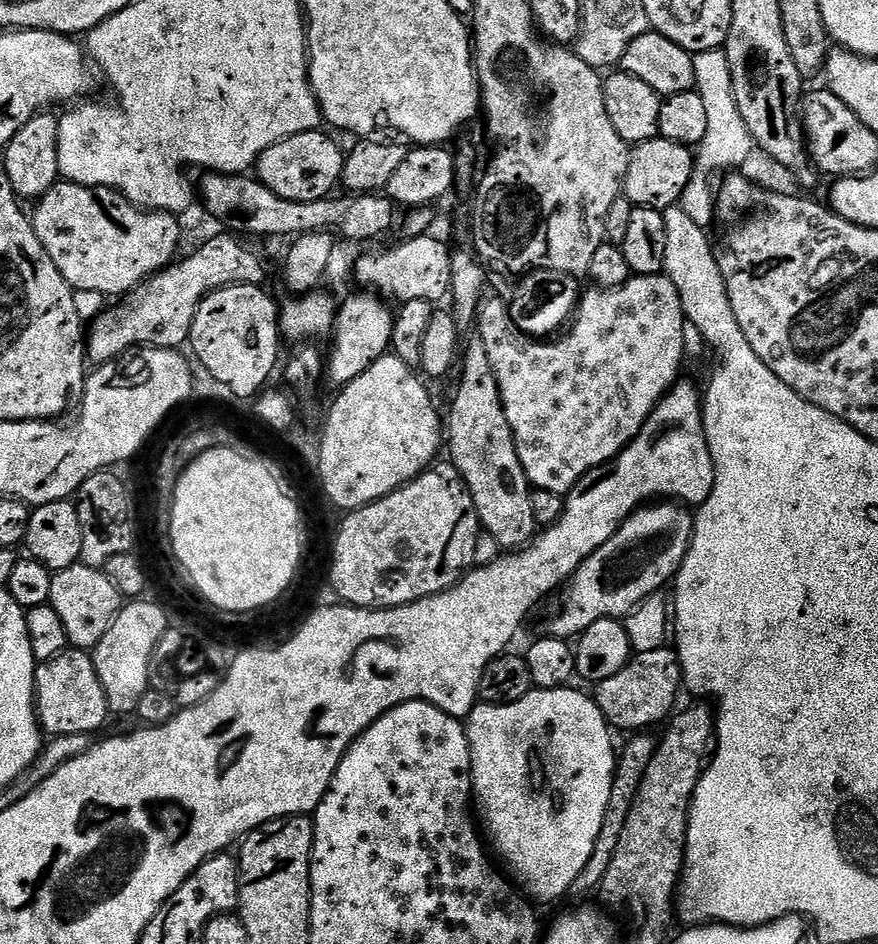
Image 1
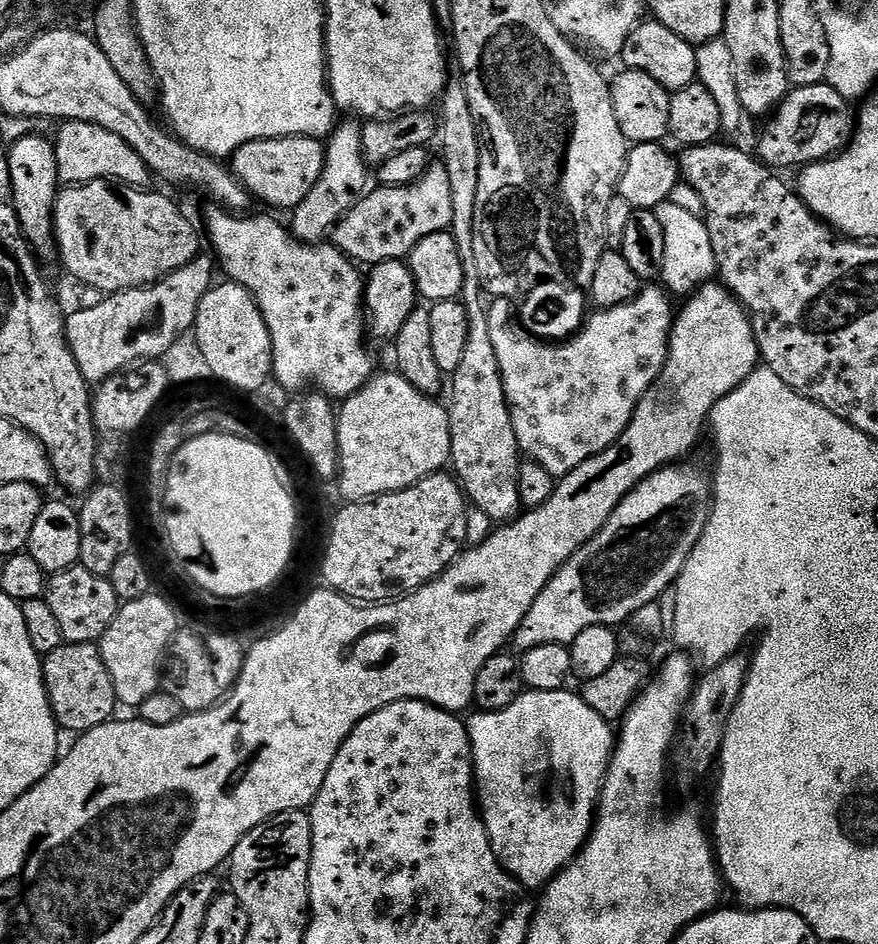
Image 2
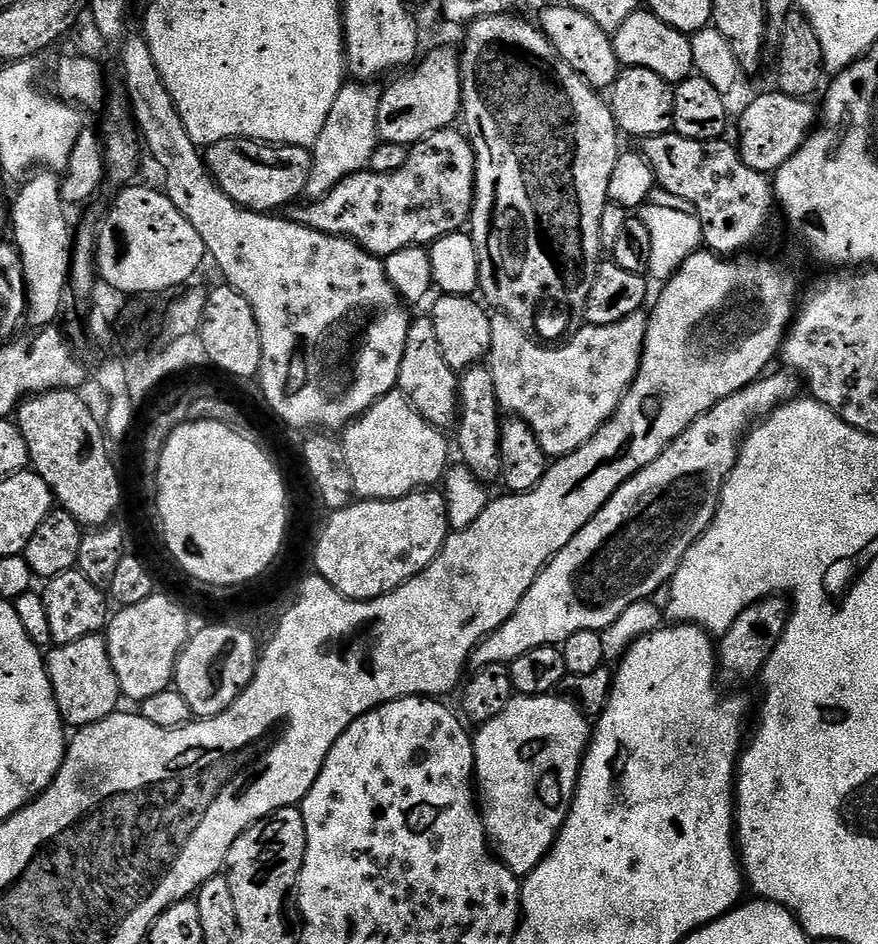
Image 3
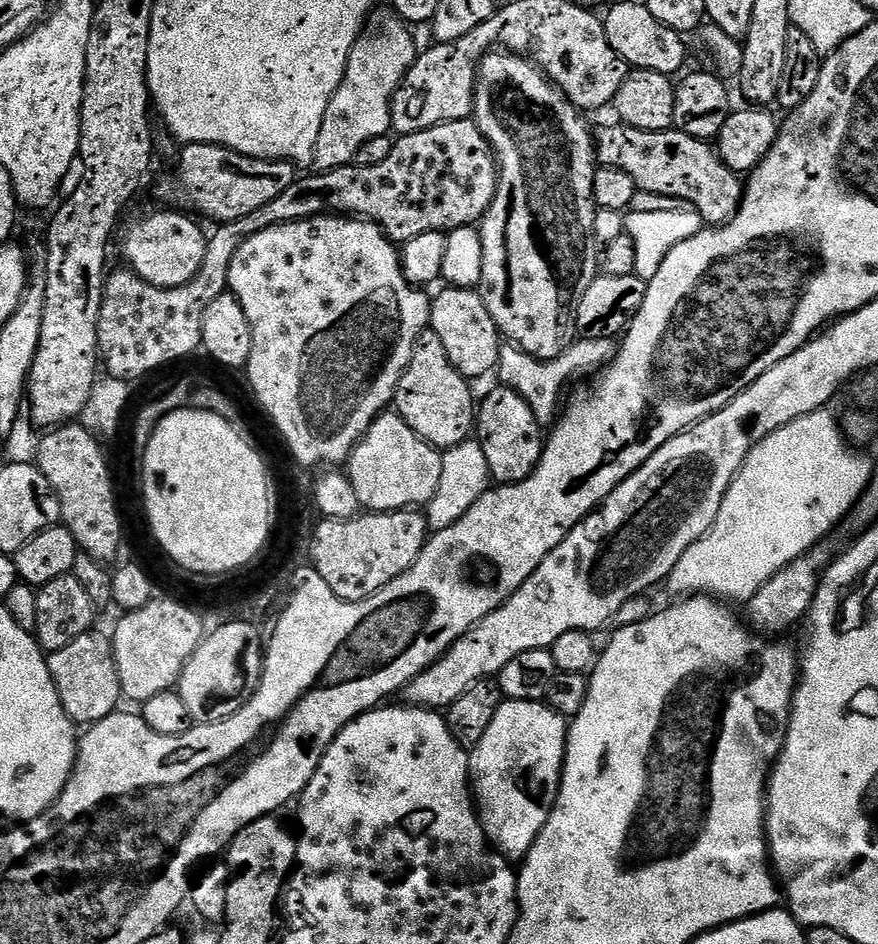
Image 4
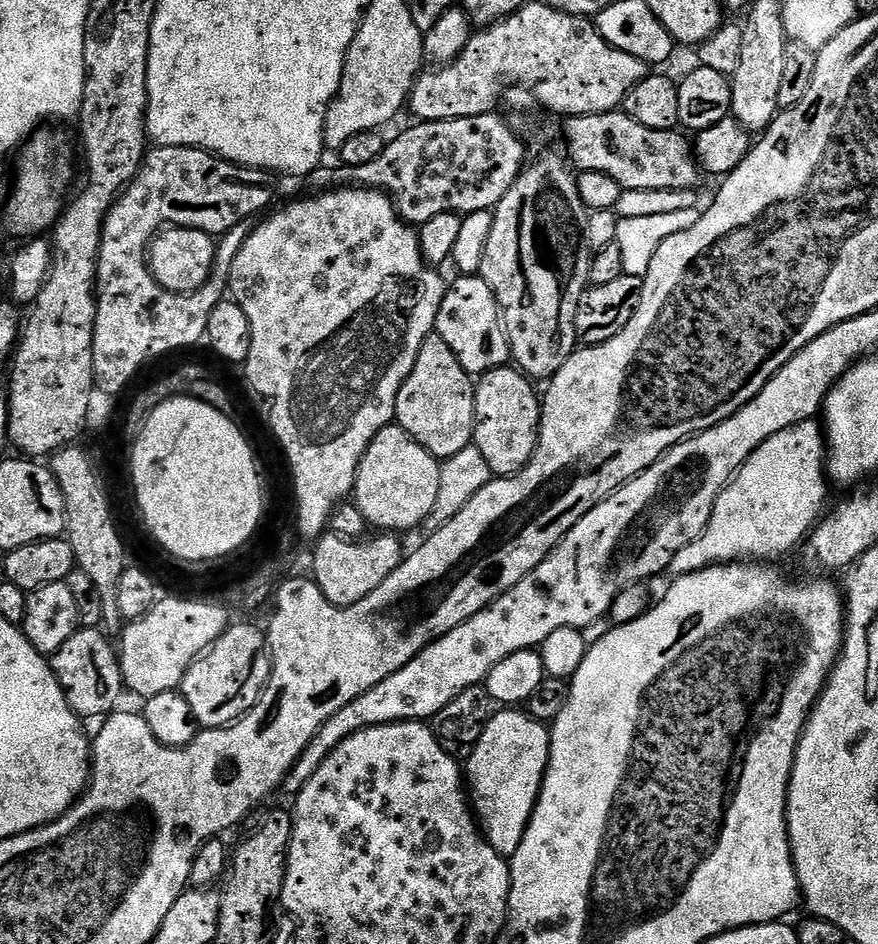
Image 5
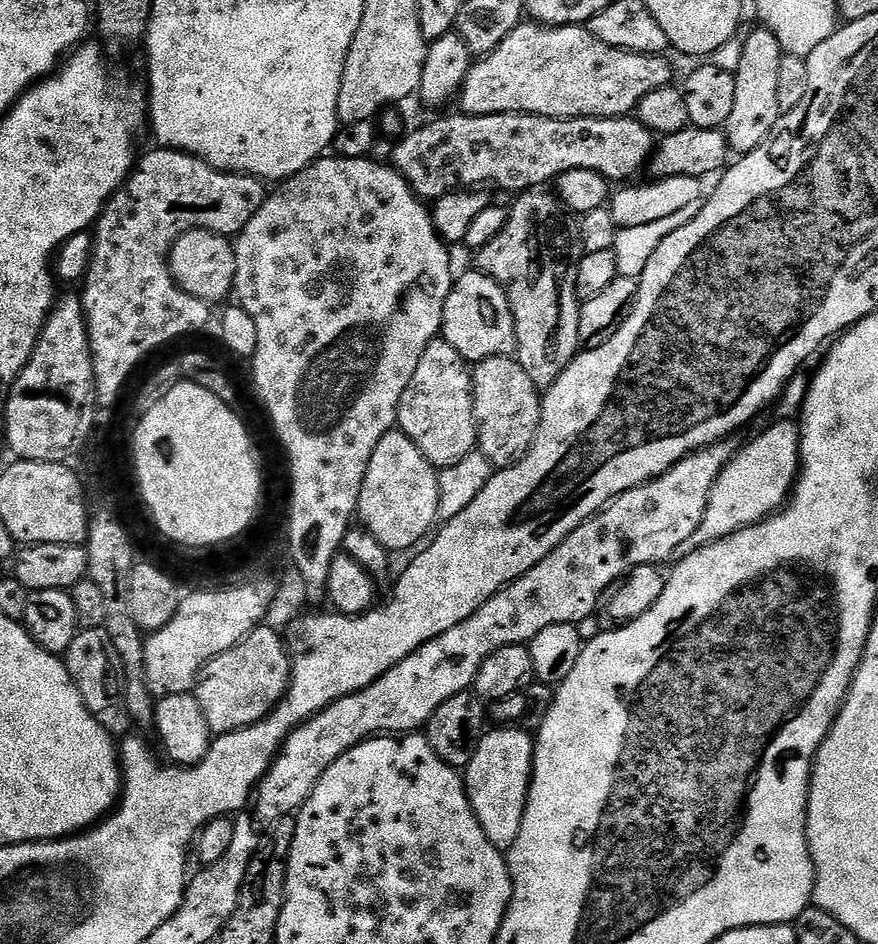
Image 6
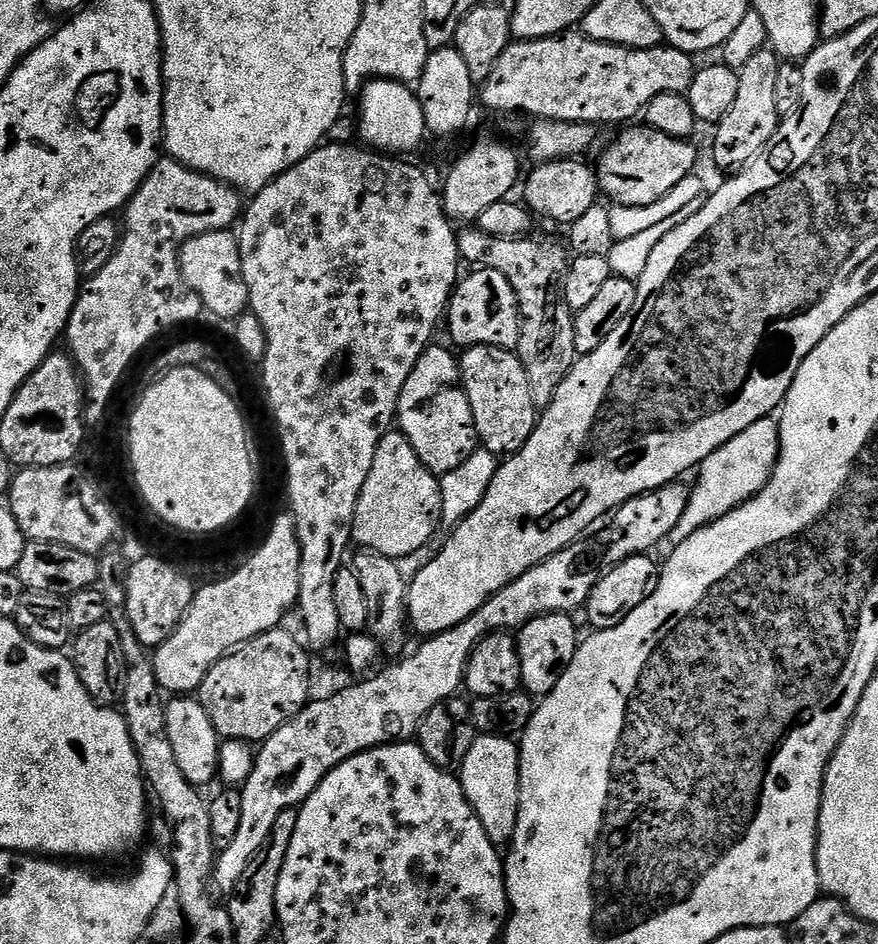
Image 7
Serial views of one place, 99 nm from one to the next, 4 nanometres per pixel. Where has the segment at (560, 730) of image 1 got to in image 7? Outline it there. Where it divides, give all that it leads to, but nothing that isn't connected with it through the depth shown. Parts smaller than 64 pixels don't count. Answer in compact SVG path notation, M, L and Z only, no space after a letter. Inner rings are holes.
M504 734L477 735L458 773L466 798L478 814L482 830L486 830L486 838L497 846L511 845L520 809L520 749L515 739L507 740L506 737Z

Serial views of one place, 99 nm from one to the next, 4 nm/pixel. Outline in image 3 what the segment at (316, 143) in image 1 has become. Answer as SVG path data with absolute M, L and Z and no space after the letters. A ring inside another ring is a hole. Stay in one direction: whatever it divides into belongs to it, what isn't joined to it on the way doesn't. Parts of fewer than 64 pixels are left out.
M223 140L206 148L206 163L225 196L251 212L280 210L307 191L312 169L311 151L289 144L265 144L258 140Z

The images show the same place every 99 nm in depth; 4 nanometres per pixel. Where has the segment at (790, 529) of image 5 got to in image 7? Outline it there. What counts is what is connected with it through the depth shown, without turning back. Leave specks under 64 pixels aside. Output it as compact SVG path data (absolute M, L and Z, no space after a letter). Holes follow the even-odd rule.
M767 416L754 426L746 426L742 434L730 438L726 446L714 450L710 458L700 463L696 485L691 485L682 518L678 526L670 530L667 538L669 545L675 546L686 542L690 534L698 529L722 519L734 509L742 507L748 500L753 500L768 485L768 479L776 469L776 459L780 457L780 422L779 419Z

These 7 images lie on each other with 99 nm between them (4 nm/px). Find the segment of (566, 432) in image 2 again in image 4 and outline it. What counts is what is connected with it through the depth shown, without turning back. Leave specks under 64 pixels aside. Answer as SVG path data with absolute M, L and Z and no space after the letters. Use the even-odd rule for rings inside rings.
M580 338L568 347L566 354L553 360L539 360L523 352L521 348L504 346L500 349L499 383L503 387L513 388L515 392L522 394L522 398L526 398L526 402L534 410L534 414L541 425L548 426L557 419L558 409L561 407L560 395L563 394L568 380L574 379L575 376L584 376L587 372L593 371L592 373L595 373L597 370L603 369L616 357L617 347L618 344L615 339L586 340Z

